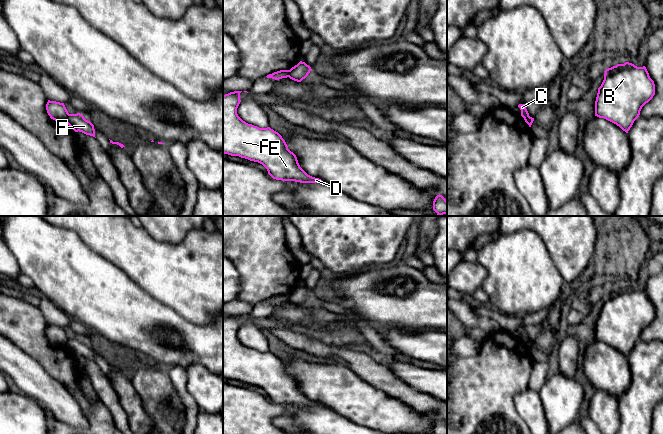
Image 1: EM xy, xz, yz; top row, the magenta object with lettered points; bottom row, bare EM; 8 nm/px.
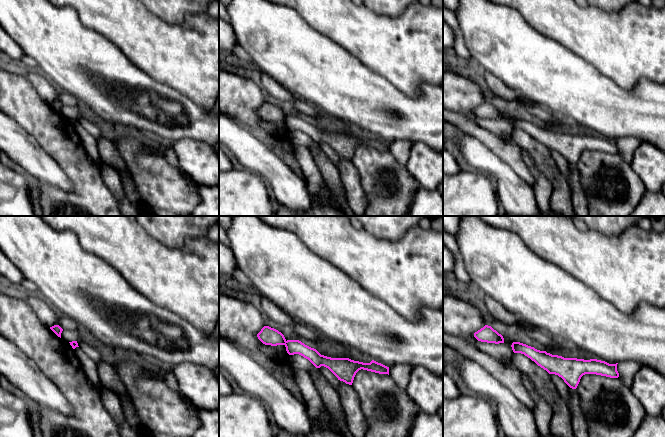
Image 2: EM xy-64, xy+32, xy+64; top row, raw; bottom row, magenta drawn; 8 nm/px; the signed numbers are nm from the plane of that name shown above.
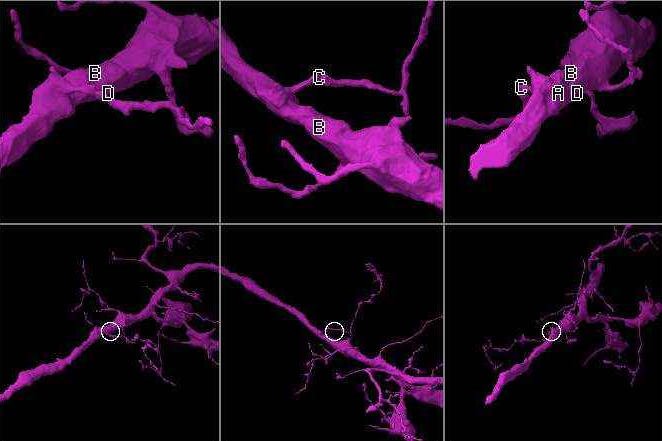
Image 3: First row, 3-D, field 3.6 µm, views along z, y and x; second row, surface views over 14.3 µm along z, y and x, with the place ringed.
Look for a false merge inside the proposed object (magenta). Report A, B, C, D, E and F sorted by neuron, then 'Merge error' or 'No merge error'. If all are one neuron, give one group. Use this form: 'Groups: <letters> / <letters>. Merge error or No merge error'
Groups: A B C D E / F. Merge error

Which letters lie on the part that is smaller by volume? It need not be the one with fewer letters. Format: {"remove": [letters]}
{"remove": ["F"]}

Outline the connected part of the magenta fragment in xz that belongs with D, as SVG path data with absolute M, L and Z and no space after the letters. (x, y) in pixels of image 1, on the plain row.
M240 317L223 319L223 377L262 388L276 404L320 407L299 389L282 360L271 353L259 352L243 345L237 338Z

